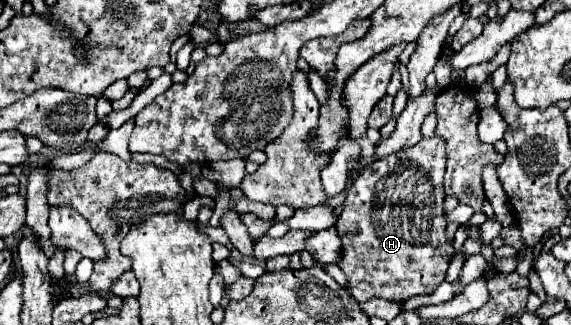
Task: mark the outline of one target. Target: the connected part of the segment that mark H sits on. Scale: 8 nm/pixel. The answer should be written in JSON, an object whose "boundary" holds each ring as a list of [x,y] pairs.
{"boundary":[[[442,138],[420,140],[416,146],[400,150],[396,154],[376,160],[364,168],[348,190],[344,210],[338,216],[336,230],[344,244],[344,258],[340,262],[342,272],[348,278],[348,290],[358,302],[370,298],[384,298],[388,302],[404,302],[414,296],[432,294],[446,278],[450,260],[454,258],[452,240],[446,236],[446,212],[444,212],[444,178],[446,152]]]}

